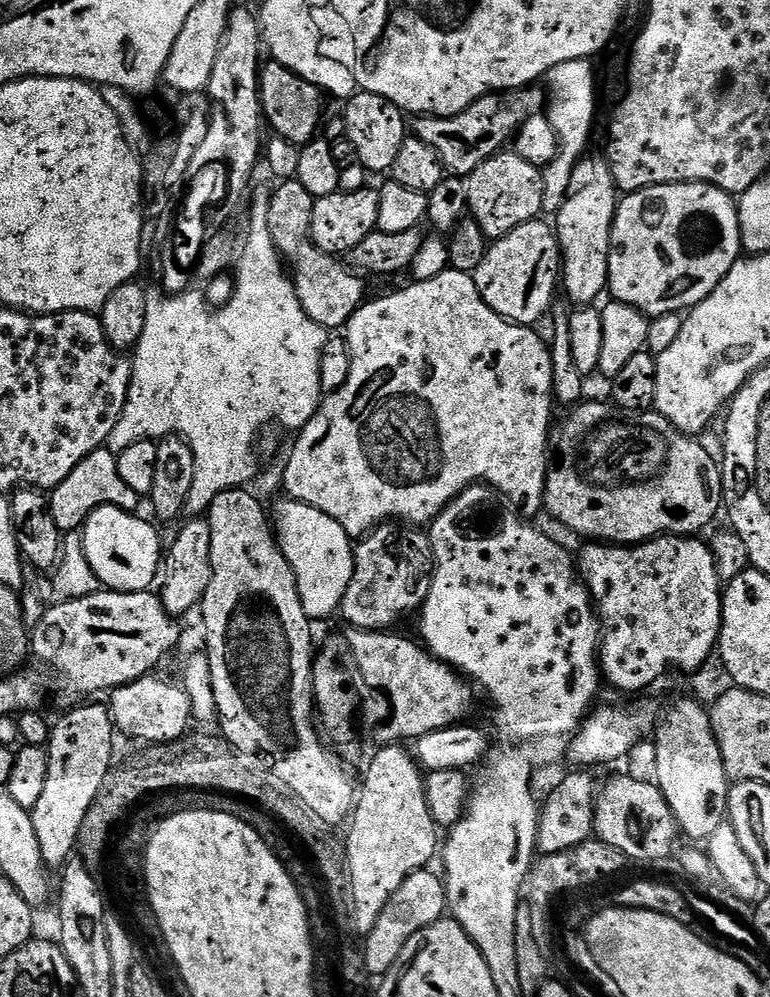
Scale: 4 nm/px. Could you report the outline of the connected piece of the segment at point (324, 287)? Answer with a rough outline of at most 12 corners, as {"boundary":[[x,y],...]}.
{"boundary":[[277,183],[270,232],[308,317],[340,330],[365,281],[312,237],[317,197]]}

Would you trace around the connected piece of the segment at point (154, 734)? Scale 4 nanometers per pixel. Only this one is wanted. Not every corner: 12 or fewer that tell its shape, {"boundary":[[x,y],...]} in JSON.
{"boundary":[[159,680],[112,689],[121,737],[151,746],[189,731],[192,711],[179,683]]}

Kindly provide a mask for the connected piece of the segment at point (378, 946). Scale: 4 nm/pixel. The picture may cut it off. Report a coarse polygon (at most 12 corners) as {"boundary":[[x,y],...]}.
{"boundary":[[432,870],[398,886],[362,947],[383,978],[402,946],[445,919],[445,881]]}

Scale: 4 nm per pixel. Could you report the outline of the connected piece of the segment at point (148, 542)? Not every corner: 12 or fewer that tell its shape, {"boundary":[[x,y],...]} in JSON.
{"boundary":[[113,505],[82,527],[105,589],[143,592],[162,568],[155,523]]}

